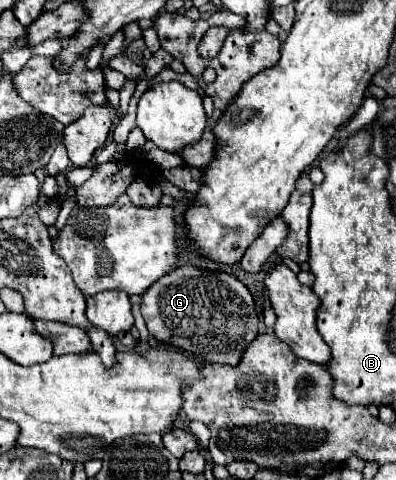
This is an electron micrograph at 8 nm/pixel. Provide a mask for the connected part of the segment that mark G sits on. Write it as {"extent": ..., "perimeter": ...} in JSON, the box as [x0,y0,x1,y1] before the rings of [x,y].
{"extent":[142,267,260,365],"perimeter":[[[180,267],[160,277],[142,295],[142,315],[154,339],[188,351],[208,363],[238,365],[242,351],[258,335],[260,317],[250,291],[234,275]]]}

